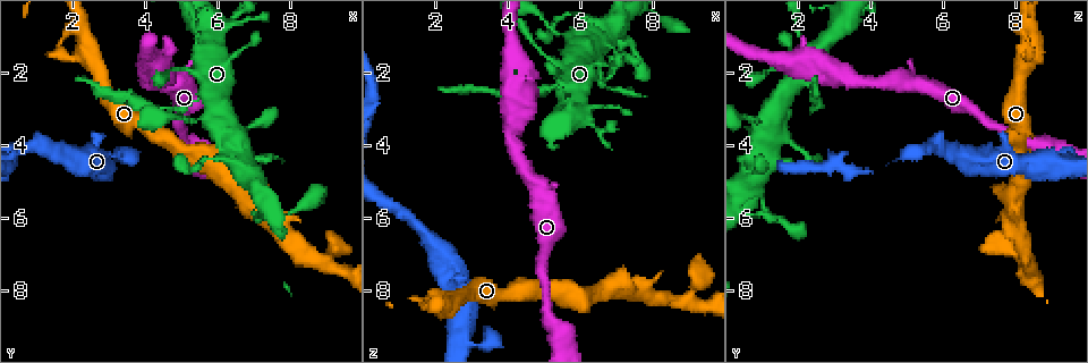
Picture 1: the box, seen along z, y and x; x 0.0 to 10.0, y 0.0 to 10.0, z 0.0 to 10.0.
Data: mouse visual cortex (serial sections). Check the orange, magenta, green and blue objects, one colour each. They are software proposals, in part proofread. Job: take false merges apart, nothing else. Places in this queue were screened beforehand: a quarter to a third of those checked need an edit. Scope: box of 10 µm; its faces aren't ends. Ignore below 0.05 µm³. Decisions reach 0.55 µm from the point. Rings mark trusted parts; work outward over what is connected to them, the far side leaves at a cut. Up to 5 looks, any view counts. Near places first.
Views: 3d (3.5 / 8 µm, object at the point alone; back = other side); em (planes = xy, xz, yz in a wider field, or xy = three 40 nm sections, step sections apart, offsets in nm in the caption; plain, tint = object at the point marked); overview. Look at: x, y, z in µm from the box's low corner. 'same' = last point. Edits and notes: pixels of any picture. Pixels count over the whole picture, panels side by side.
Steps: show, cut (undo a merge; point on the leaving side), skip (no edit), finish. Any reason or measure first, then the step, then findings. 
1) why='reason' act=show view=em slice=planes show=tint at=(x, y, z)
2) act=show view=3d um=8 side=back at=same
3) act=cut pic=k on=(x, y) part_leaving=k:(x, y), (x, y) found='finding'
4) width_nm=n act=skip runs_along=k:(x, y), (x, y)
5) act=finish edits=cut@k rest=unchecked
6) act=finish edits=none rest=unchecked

why='thin neck' act=show view=3d um=8 at=(5.35, 2.80, 2.40)

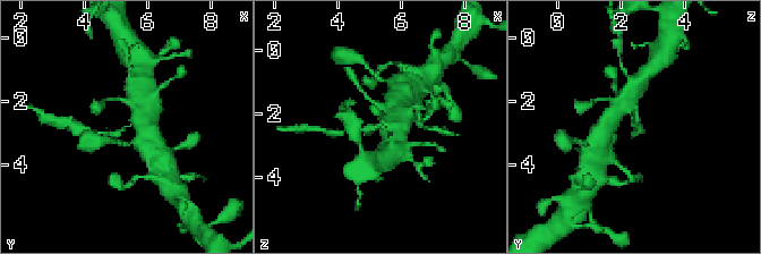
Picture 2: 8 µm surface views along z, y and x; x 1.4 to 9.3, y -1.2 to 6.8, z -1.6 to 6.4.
act=show view=3d um=3.5 at=same

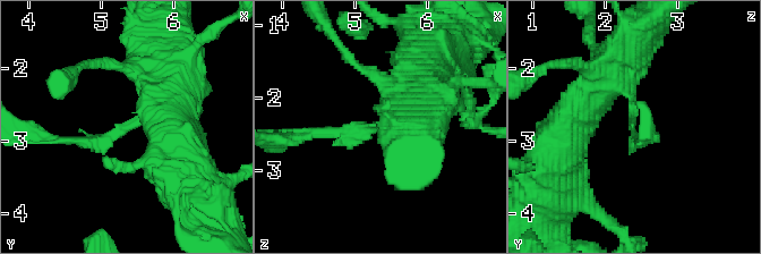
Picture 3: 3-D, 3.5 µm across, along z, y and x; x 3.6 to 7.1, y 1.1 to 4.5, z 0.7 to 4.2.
arm_widths_nm=100,350 why='shape alone is not enough' act=show view=em slice=xy step=3 show=tint at=(5.35, 2.85, 2.40)

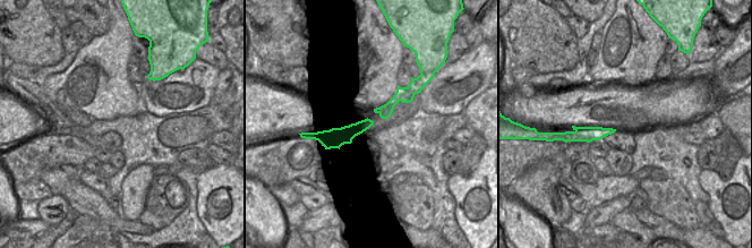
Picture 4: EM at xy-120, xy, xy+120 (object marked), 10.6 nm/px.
act=cut pic=3 on=(116, 132) part_leaving=3:(137, 120), (109, 141), (43, 137) found='two cells meet here'

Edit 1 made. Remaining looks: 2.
why='thick turns thin' act=show view=3d um=3.5 at=(6.60, 4.10, 2.00)

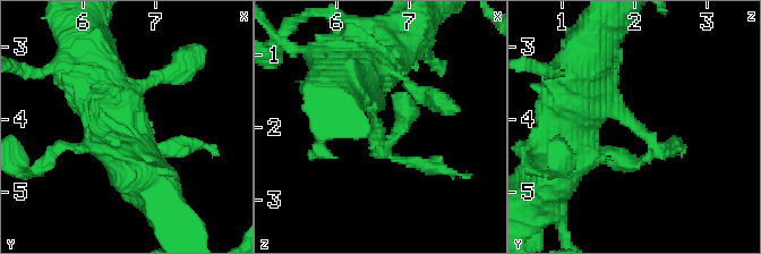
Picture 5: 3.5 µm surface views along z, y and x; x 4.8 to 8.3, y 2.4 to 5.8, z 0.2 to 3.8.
act=show view=em slice=xy step=5 show=tint at=(6.55, 4.10, 2.00)

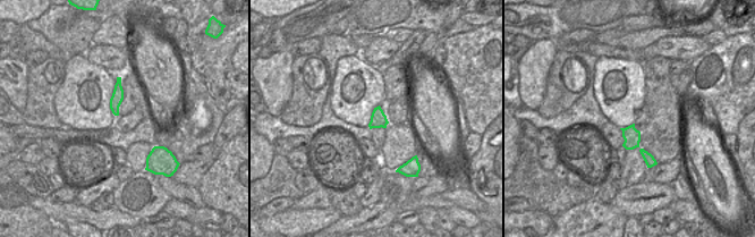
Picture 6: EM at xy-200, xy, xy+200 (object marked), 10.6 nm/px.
act=skip runs_along=5:(102, 89), (122, 144), (151, 161) found='continuous, no second cell'

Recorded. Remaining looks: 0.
act=finish edits=cut@3 rest=unchecked

